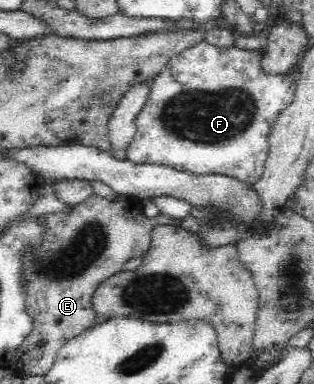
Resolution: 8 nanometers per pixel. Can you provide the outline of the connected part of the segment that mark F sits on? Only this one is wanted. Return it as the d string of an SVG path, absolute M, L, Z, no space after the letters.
M201 41L170 59L163 71L152 81L144 107L135 119L136 131L130 147L126 150L127 160L138 165L164 165L178 171L194 173L196 175L222 174L234 180L241 181L246 185L258 180L258 177L261 177L262 171L264 171L264 165L269 157L270 127L276 121L278 114L291 104L291 101L295 98L297 89L297 81L294 74L269 75L262 72L261 58L263 55L264 53L258 53L256 50L247 51L238 49L235 46L218 48L206 41Z

